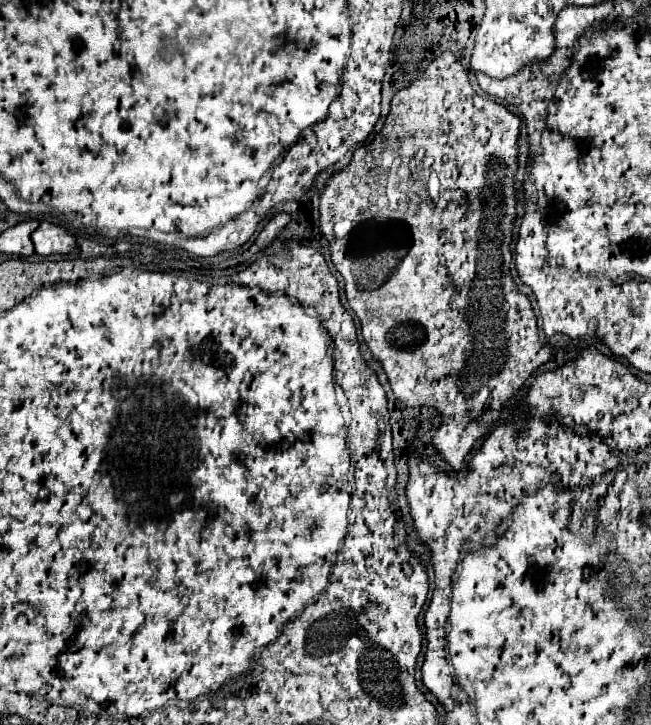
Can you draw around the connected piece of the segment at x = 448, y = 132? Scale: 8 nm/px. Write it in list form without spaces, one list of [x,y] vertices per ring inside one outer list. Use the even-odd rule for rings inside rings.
[[[444,52],[440,58],[432,60],[428,70],[418,80],[414,80],[408,88],[400,90],[392,98],[392,108],[382,130],[376,134],[376,138],[368,146],[360,146],[354,150],[352,162],[342,172],[330,178],[328,186],[320,196],[320,230],[330,242],[332,262],[336,270],[344,276],[348,304],[354,310],[350,316],[355,326],[357,323],[360,324],[361,335],[364,336],[368,348],[372,350],[372,356],[380,360],[380,364],[384,366],[388,380],[392,384],[394,396],[402,404],[436,408],[442,414],[444,422],[440,428],[434,430],[432,442],[438,448],[442,460],[452,464],[456,472],[466,466],[466,456],[470,454],[474,444],[480,440],[480,436],[490,432],[490,422],[486,420],[498,420],[504,402],[520,390],[520,386],[532,376],[536,368],[548,362],[554,355],[554,349],[549,344],[542,344],[538,340],[538,326],[536,326],[531,302],[518,292],[510,276],[510,260],[512,260],[510,240],[512,240],[512,226],[516,220],[514,174],[518,170],[518,164],[516,164],[518,134],[520,134],[520,118],[510,110],[506,110],[502,104],[490,104],[488,98],[480,98],[472,90],[460,60],[452,52]],[[406,236],[410,236],[410,256],[406,256]]]

